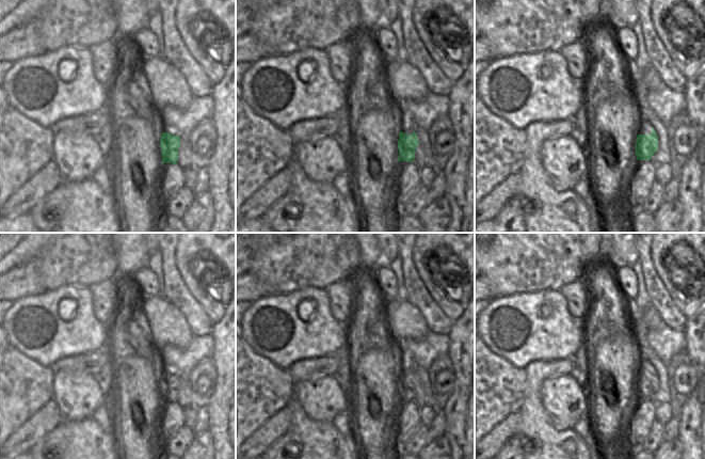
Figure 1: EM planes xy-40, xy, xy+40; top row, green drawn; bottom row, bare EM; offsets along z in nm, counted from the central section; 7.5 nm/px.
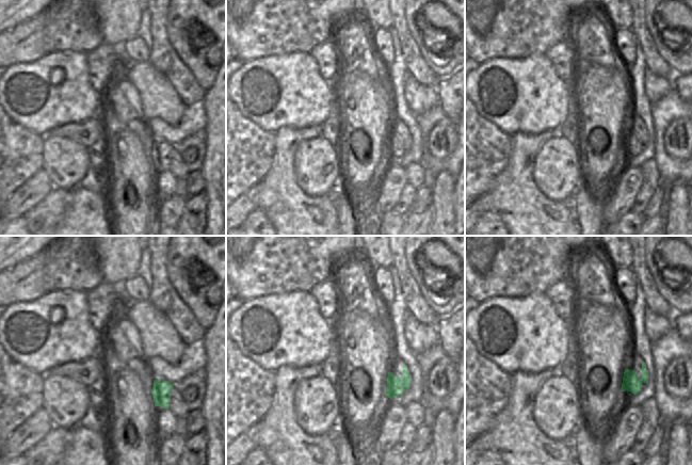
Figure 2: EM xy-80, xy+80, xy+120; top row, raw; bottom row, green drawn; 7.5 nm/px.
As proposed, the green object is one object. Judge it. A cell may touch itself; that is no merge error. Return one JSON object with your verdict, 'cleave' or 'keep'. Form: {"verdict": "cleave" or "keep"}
{"verdict": "keep"}

